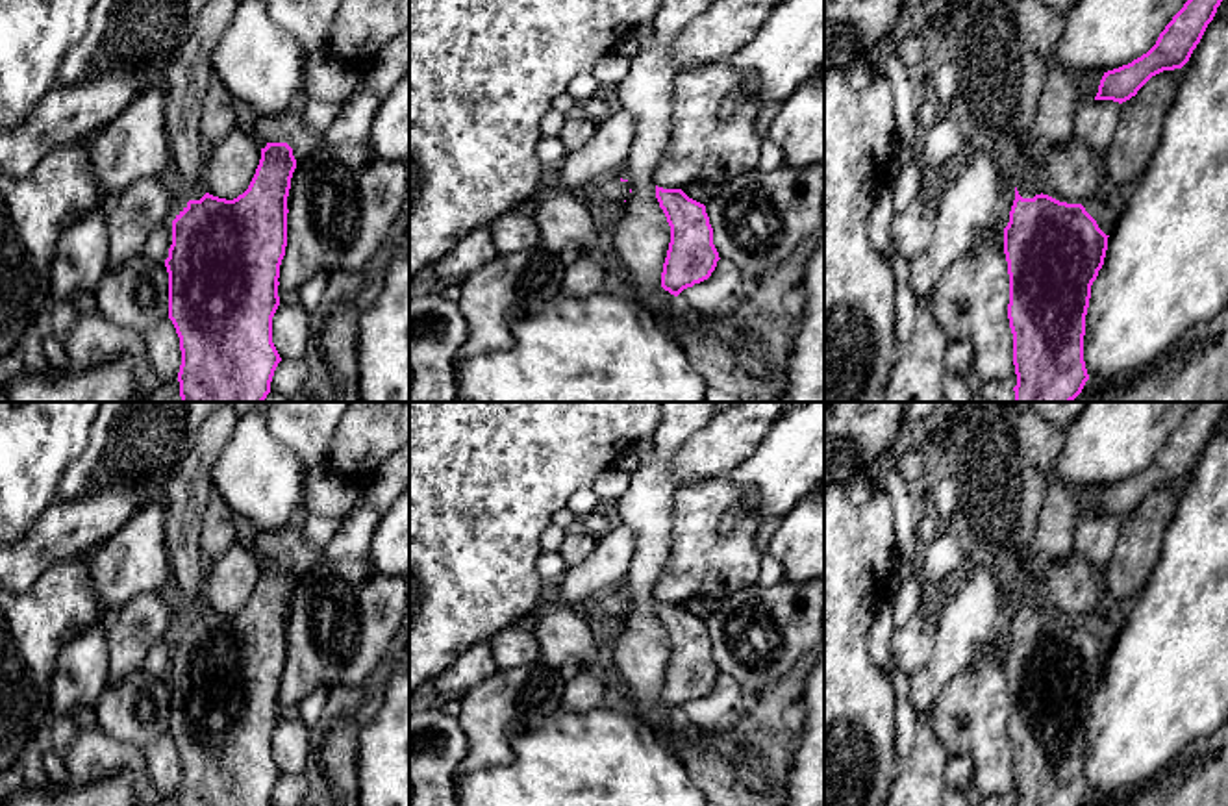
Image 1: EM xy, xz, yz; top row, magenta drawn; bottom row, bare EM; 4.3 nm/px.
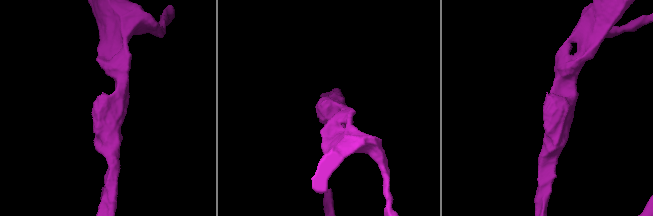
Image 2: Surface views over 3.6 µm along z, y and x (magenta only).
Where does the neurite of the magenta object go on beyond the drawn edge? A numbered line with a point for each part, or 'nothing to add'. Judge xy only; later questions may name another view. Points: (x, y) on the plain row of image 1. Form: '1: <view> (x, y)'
1: xy (187, 490)

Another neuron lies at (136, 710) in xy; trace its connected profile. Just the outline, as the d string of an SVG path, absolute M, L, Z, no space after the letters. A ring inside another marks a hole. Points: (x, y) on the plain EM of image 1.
M144 667L107 684L94 706L98 726L111 737L144 750L169 734L169 687Z

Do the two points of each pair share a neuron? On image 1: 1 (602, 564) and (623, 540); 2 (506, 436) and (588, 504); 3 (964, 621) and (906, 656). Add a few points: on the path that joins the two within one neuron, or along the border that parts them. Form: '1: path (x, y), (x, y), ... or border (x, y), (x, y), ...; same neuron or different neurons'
1: path (608, 558), (617, 545); same neuron
2: border (591, 486), (580, 488), (563, 506); different neurons
3: border (936, 619), (934, 651), (908, 675); different neurons

